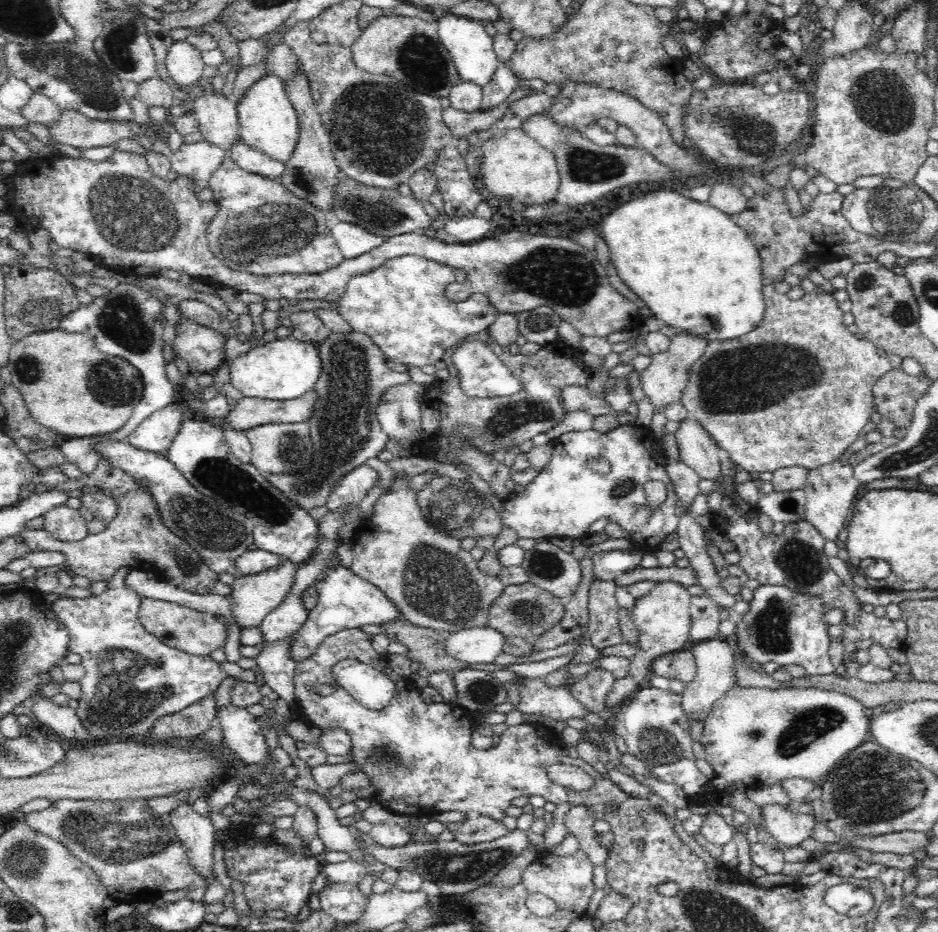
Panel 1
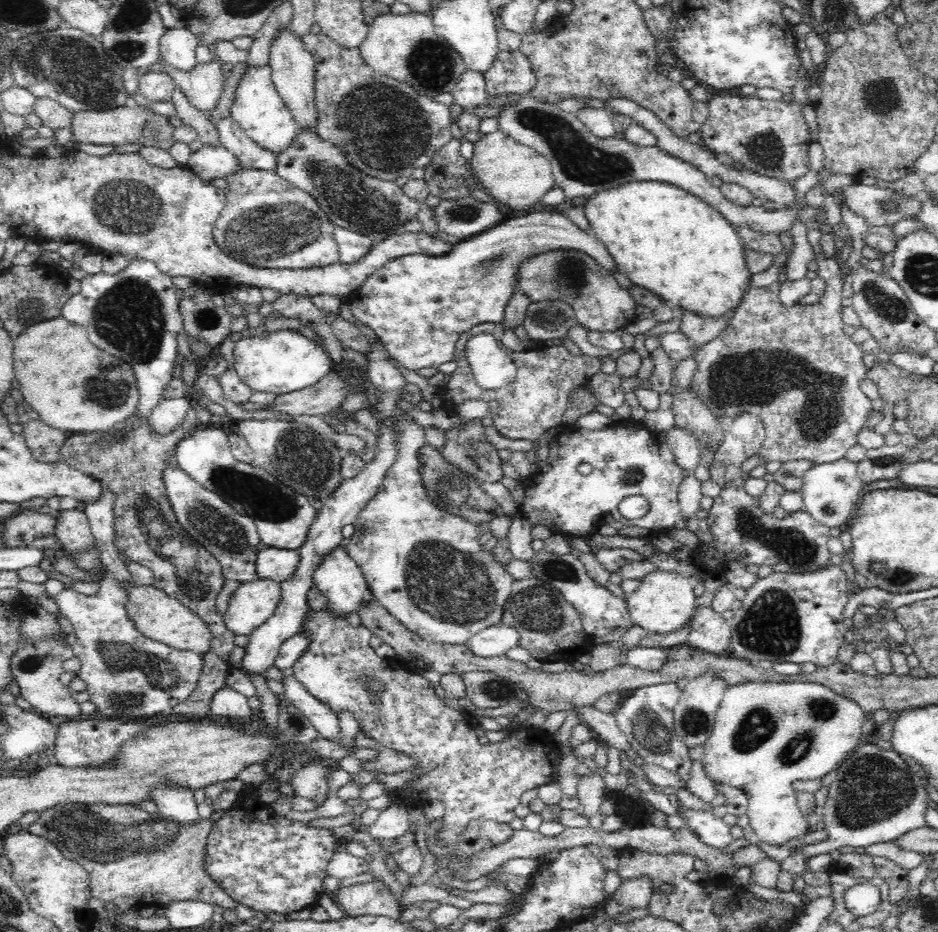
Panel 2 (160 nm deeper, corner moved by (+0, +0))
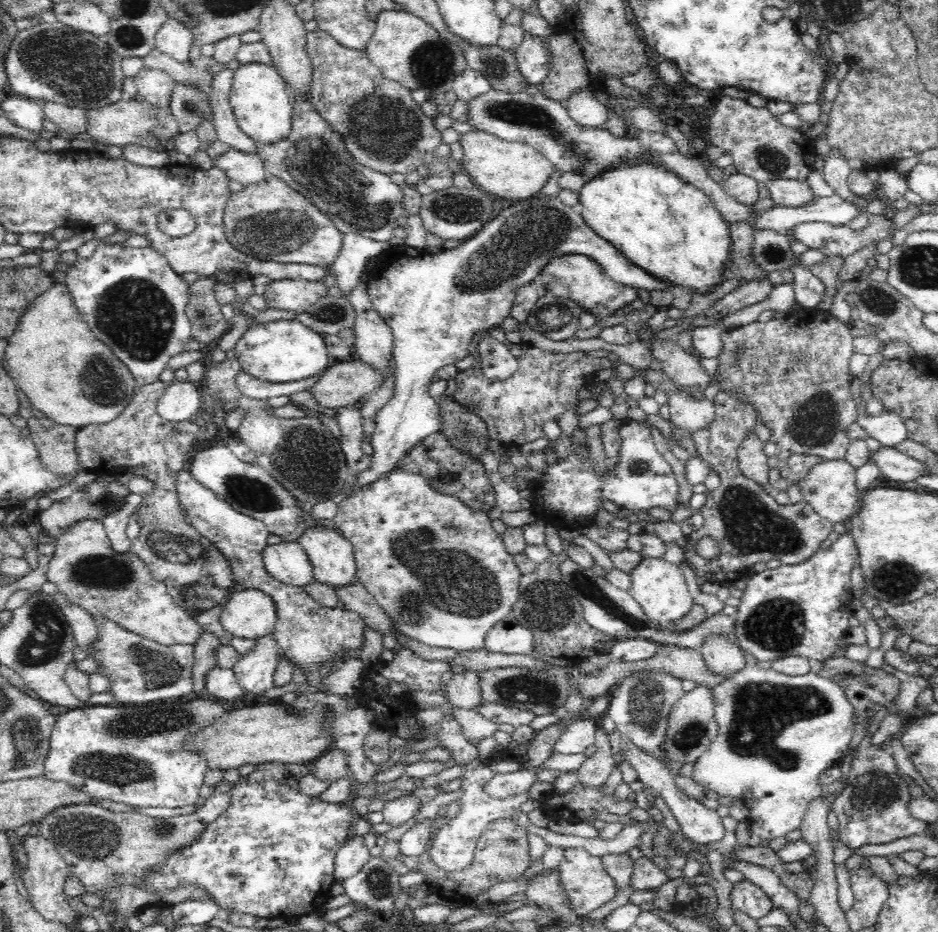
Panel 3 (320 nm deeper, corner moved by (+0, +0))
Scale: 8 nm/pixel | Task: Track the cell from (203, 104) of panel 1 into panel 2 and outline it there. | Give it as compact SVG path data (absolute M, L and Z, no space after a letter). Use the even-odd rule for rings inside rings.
M215 57L212 62L198 63L192 71L188 72L178 70L168 61L163 60L155 62L152 69L168 73L173 78L175 86L202 112L212 110L222 94L225 81L222 73L225 70L225 64L218 57Z

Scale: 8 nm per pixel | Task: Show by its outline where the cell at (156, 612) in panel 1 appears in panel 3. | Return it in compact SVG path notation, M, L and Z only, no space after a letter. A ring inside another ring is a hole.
M94 518L78 519L60 534L55 540L55 550L49 560L46 576L48 582L57 586L56 590L67 596L67 599L76 606L94 614L104 614L118 626L140 634L148 640L160 643L163 646L194 645L204 632L201 624L194 617L174 602L173 596L168 592L166 583L153 577L144 561L127 551L116 552L106 534L102 520Z

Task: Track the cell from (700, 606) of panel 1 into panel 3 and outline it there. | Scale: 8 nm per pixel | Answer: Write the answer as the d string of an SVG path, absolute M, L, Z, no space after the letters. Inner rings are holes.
M710 634L699 650L707 670L716 676L728 676L740 672L746 664L746 653L728 634Z

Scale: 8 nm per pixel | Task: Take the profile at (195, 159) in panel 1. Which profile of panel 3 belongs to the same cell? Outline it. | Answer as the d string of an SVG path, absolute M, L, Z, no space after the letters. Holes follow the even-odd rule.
M232 148L218 156L213 161L213 166L224 171L228 179L240 182L243 186L269 176L264 161L257 154L244 153Z

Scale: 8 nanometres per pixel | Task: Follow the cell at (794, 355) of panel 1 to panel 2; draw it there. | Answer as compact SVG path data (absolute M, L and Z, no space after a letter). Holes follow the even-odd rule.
M822 254L814 256L814 260L818 263L816 276L826 281L826 292L820 302L784 308L780 305L779 294L776 294L778 282L766 288L751 287L728 325L693 356L697 361L697 371L690 384L690 393L714 416L725 416L727 424L734 417L746 413L758 417L765 434L755 452L761 457L760 461L765 459L767 464L773 460L781 464L798 460L826 464L844 458L846 451L858 444L856 436L872 409L871 400L860 389L860 382L868 379L869 367L864 367L862 363L864 355L860 344L844 334L842 291L848 278L845 278L834 258L826 258Z

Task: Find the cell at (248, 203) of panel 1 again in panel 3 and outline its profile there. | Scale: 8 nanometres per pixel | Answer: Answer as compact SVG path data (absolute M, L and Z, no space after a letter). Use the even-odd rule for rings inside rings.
M266 176L259 182L250 183L241 191L233 192L223 211L223 232L231 246L243 254L259 261L280 262L282 264L302 264L314 266L332 266L343 246L343 232L322 213L306 195L300 194L288 186L282 179Z

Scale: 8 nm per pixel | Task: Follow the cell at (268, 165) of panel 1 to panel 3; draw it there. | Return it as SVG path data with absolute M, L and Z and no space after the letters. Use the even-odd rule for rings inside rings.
M229 65L224 66L213 78L208 96L213 114L213 125L218 140L230 148L244 153L257 154L257 142L240 130L232 105L229 103L233 76L234 65Z

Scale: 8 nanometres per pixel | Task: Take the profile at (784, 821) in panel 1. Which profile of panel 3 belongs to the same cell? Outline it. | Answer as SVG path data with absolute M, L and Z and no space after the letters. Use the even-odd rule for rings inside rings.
M748 654L746 657L746 664L740 672L730 675L724 679L720 684L711 687L711 695L713 698L713 717L718 726L718 735L712 740L710 747L703 756L698 758L694 764L694 771L692 778L696 783L700 783L705 790L710 790L710 794L718 794L719 797L733 797L740 798L744 801L744 805L748 808L749 817L748 823L750 825L751 834L756 834L762 840L772 840L772 838L780 838L786 836L792 830L798 830L801 822L808 811L809 805L816 799L821 797L822 786L820 783L820 776L825 770L836 767L841 762L841 759L849 752L849 744L854 735L854 718L855 710L852 703L848 700L844 689L839 684L832 682L829 678L822 677L822 675L809 672L802 676L790 676L776 672L772 667L762 668L757 665L754 656Z

